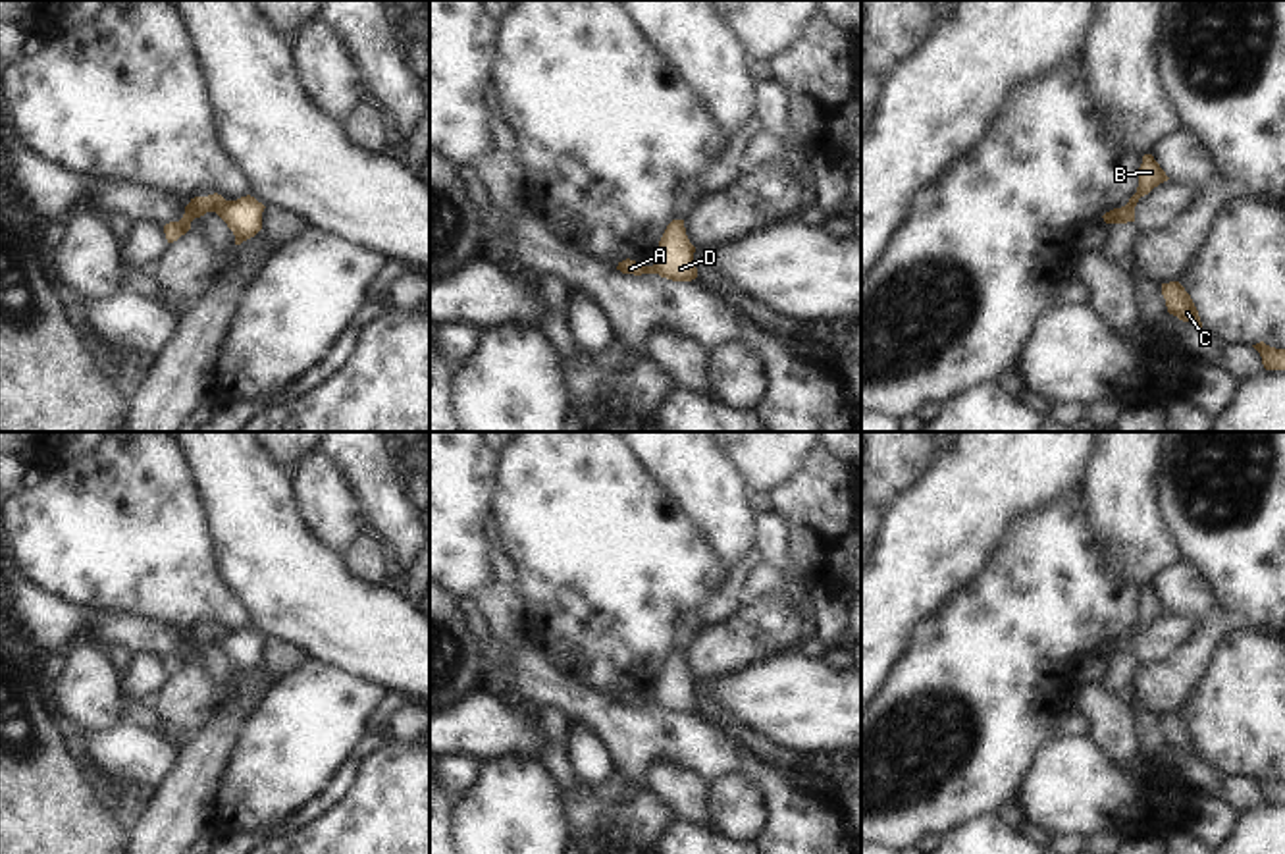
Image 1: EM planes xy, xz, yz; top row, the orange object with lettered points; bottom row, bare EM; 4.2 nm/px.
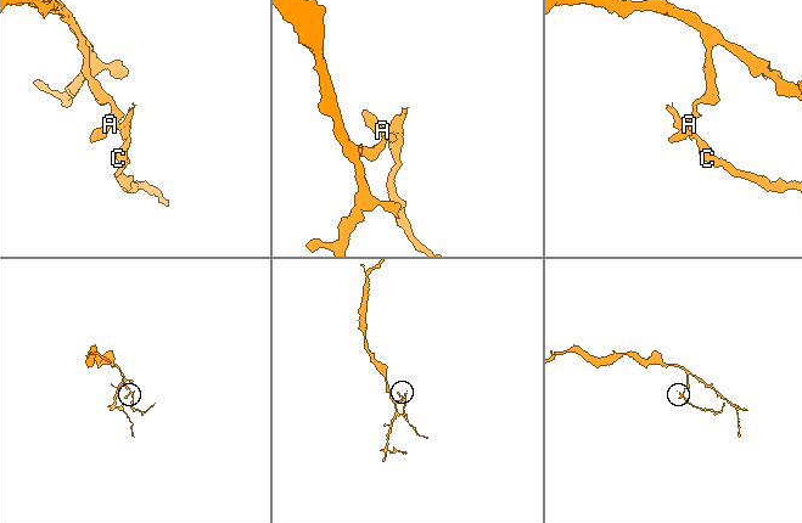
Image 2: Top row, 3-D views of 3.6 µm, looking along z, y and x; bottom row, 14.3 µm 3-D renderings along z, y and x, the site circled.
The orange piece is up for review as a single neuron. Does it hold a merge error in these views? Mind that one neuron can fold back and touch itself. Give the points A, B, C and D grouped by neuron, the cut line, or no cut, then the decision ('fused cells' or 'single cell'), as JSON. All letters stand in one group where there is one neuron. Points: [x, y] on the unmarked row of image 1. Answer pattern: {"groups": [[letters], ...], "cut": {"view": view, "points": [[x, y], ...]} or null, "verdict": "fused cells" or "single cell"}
{"groups": [["A", "B"], ["C", "D"]], "cut": {"view": "xy", "points": [[228, 633], [214, 642]]}, "verdict": "fused cells"}

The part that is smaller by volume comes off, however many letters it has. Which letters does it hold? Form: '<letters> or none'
C, D.

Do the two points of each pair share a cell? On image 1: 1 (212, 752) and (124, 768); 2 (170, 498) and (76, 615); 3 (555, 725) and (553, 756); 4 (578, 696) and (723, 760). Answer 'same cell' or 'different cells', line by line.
1: different cells
2: different cells
3: same cell
4: same cell

